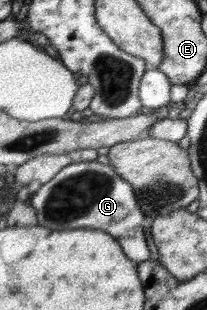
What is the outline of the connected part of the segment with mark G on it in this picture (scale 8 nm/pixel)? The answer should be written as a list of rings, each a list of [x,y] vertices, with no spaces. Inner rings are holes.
[[[82,161],[62,168],[56,176],[38,188],[30,204],[36,208],[38,224],[50,230],[94,228],[104,230],[118,240],[126,258],[144,262],[150,259],[148,242],[143,231],[144,212],[138,206],[133,186],[118,176],[110,164]]]

